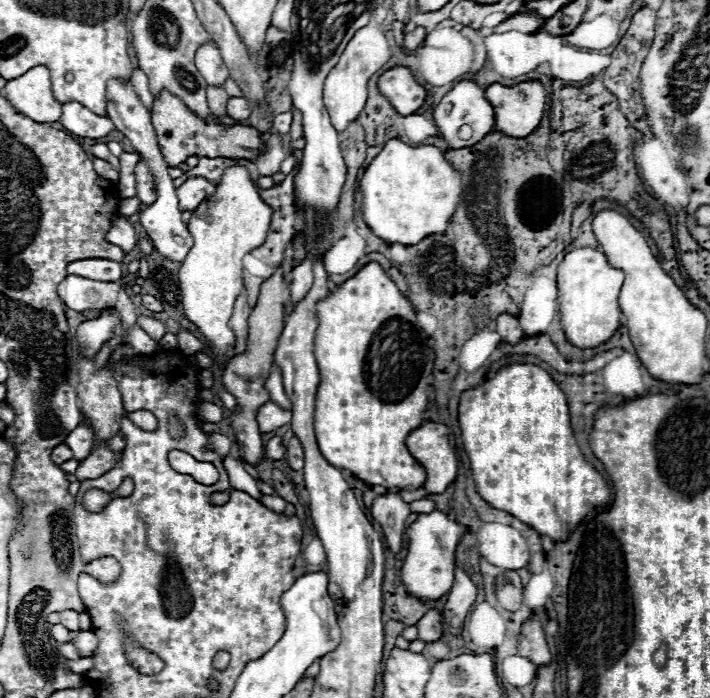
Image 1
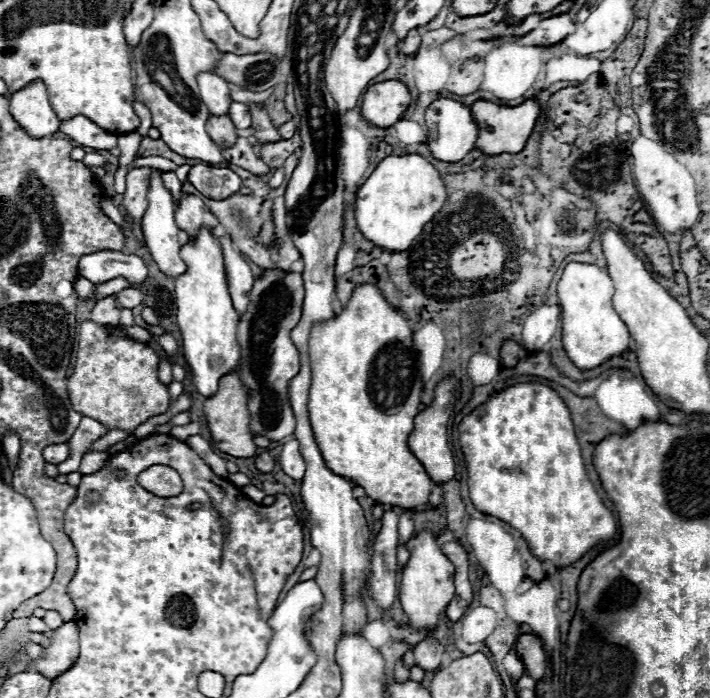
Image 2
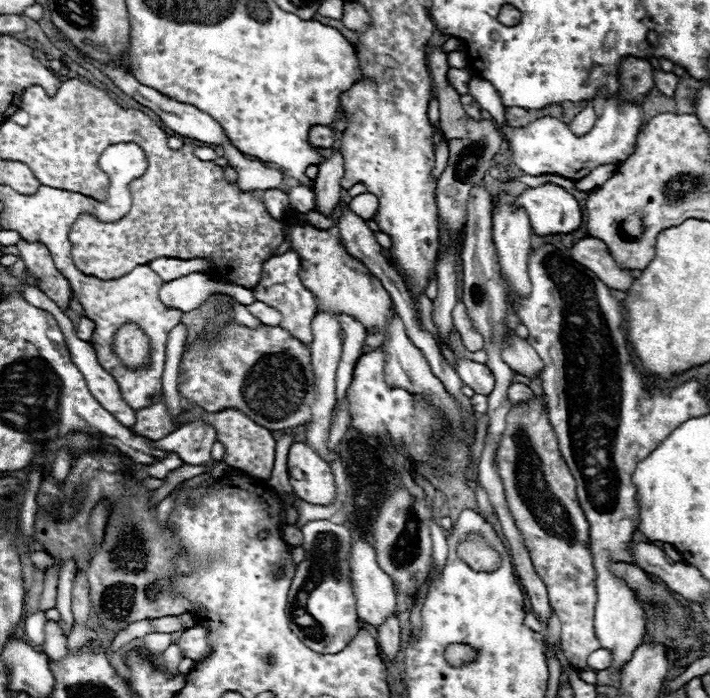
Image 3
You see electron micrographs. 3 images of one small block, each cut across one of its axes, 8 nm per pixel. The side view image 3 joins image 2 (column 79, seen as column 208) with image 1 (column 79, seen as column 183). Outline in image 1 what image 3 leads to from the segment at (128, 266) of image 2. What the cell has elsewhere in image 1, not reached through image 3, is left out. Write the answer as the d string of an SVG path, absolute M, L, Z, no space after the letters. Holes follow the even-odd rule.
M84 258L70 262L68 274L80 274L82 278L112 278L112 282L118 282L122 278L122 264L108 258Z

